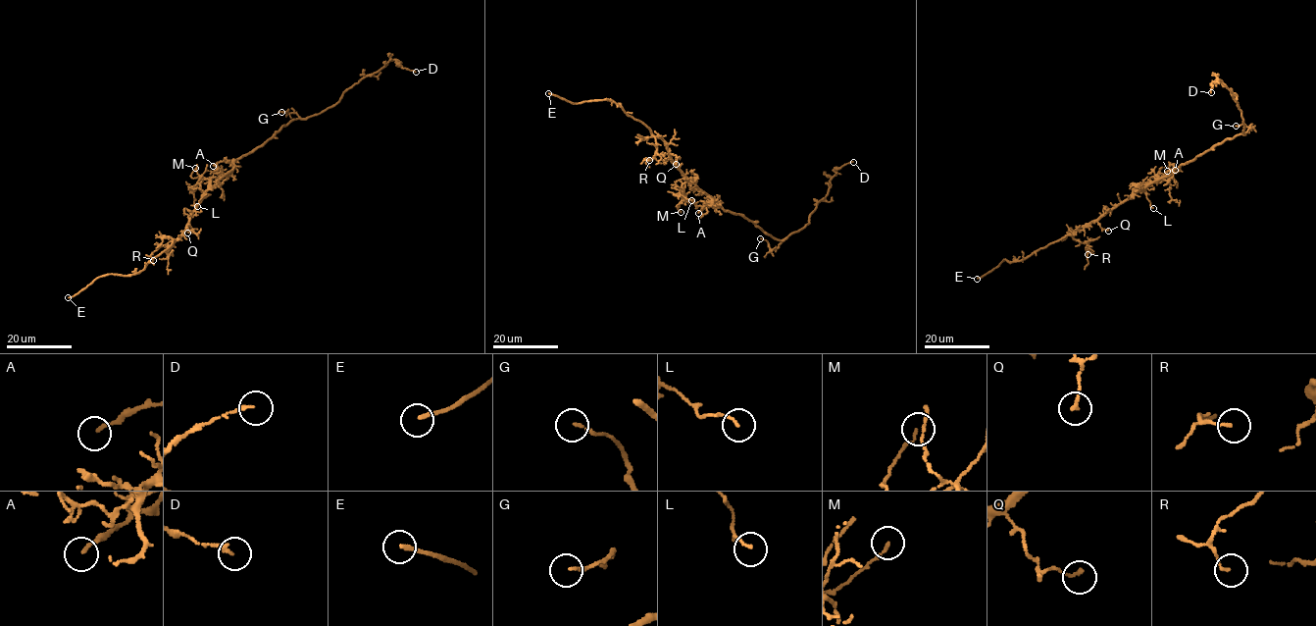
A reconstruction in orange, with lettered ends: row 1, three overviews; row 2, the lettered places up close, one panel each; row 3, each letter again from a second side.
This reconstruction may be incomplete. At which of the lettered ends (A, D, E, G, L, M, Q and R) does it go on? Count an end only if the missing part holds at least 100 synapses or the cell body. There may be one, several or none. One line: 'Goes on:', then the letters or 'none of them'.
Goes on: E

